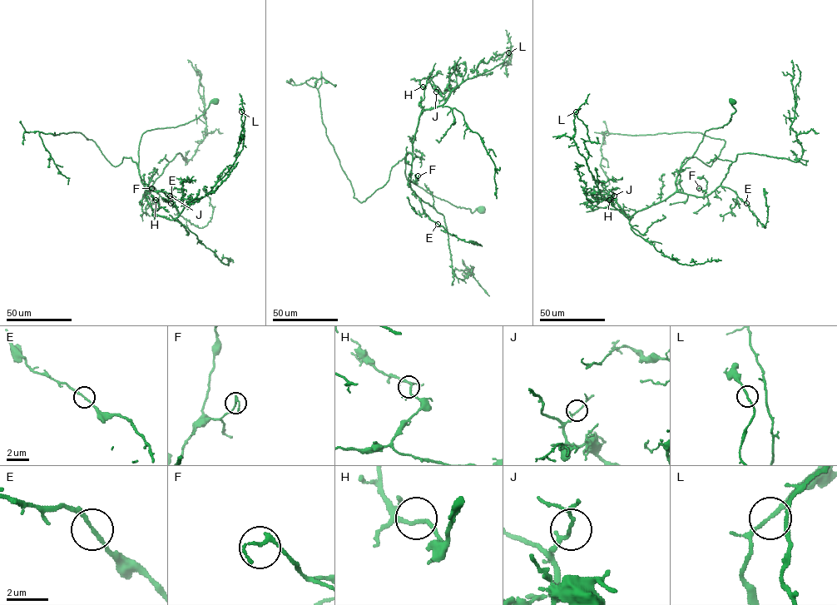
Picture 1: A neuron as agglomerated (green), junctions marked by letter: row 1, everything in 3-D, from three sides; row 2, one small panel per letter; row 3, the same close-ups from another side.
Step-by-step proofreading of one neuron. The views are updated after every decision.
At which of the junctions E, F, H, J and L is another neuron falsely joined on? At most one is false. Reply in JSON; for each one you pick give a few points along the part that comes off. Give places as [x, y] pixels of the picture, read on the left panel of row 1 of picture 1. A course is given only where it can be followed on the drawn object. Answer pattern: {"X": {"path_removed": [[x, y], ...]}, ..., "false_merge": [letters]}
{"false_merge": []}

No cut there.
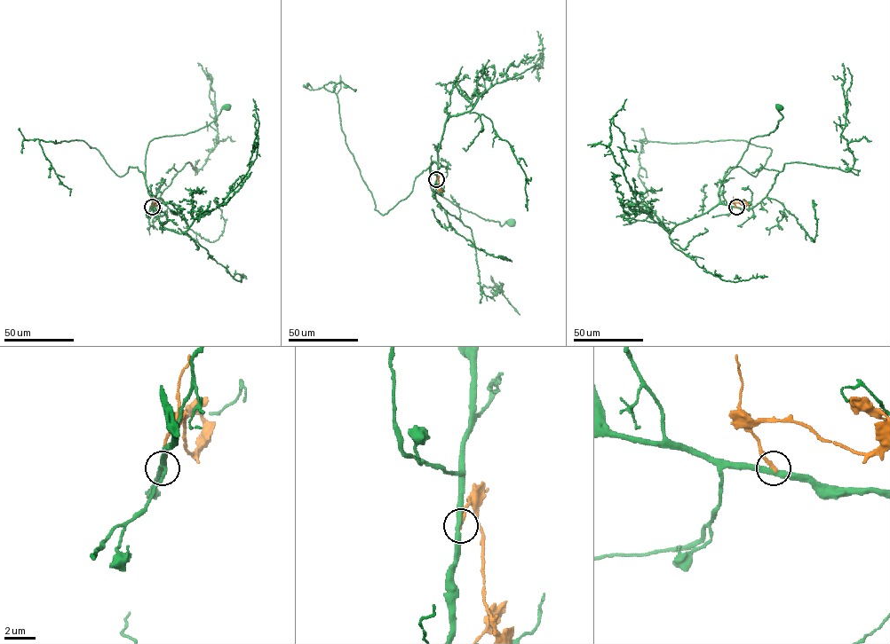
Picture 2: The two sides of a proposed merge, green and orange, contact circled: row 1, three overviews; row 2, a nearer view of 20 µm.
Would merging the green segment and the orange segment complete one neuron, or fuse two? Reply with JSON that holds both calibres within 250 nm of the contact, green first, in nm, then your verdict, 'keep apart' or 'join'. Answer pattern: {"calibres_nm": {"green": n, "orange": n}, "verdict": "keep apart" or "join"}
{"calibres_nm": {"green": 360, "orange": 200}, "verdict": "keep apart"}

